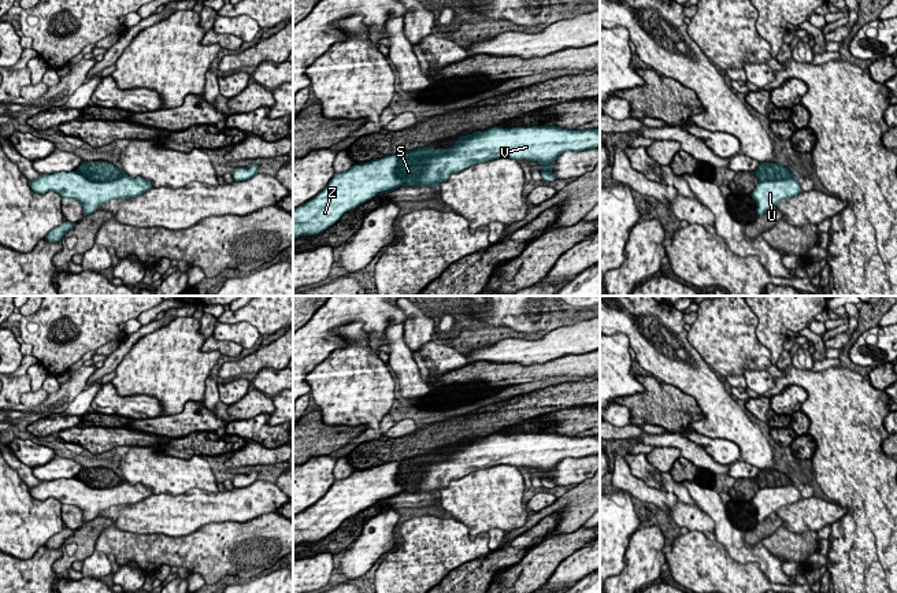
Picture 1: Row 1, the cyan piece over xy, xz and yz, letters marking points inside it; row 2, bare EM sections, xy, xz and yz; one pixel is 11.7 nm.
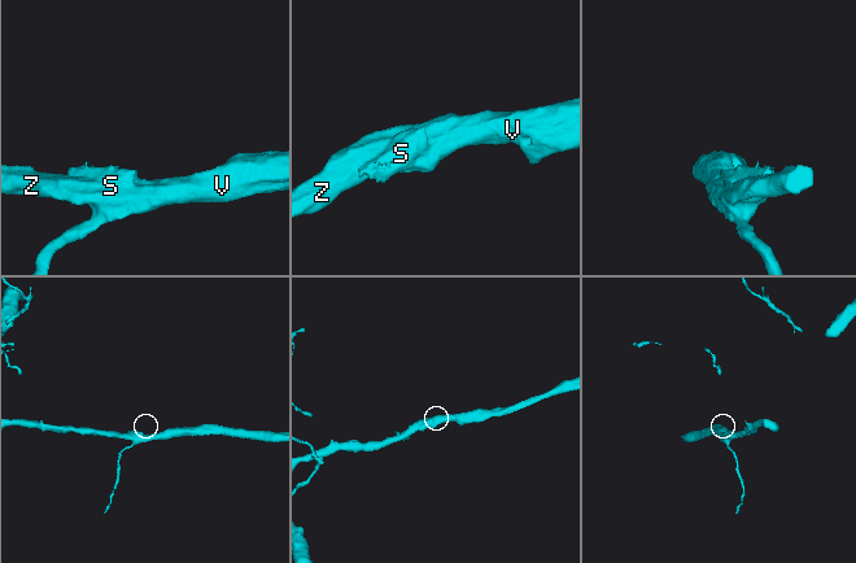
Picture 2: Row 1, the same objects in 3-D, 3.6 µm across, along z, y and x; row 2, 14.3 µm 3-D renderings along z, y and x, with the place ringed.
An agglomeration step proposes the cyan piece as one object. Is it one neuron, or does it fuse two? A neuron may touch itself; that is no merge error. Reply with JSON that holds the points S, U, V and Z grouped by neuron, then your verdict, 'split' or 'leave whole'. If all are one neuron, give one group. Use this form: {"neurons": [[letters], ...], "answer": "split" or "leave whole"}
{"neurons": [["S"], ["U", "V", "Z"]], "answer": "split"}

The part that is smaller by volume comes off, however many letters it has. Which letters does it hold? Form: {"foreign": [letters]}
{"foreign": ["S"]}

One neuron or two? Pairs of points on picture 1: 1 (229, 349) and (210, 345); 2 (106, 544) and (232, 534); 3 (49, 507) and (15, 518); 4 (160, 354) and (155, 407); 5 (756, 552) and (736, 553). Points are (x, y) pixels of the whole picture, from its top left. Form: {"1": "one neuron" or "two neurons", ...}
{"1": "one neuron", "2": "one neuron", "3": "one neuron", "4": "two neurons", "5": "one neuron"}

